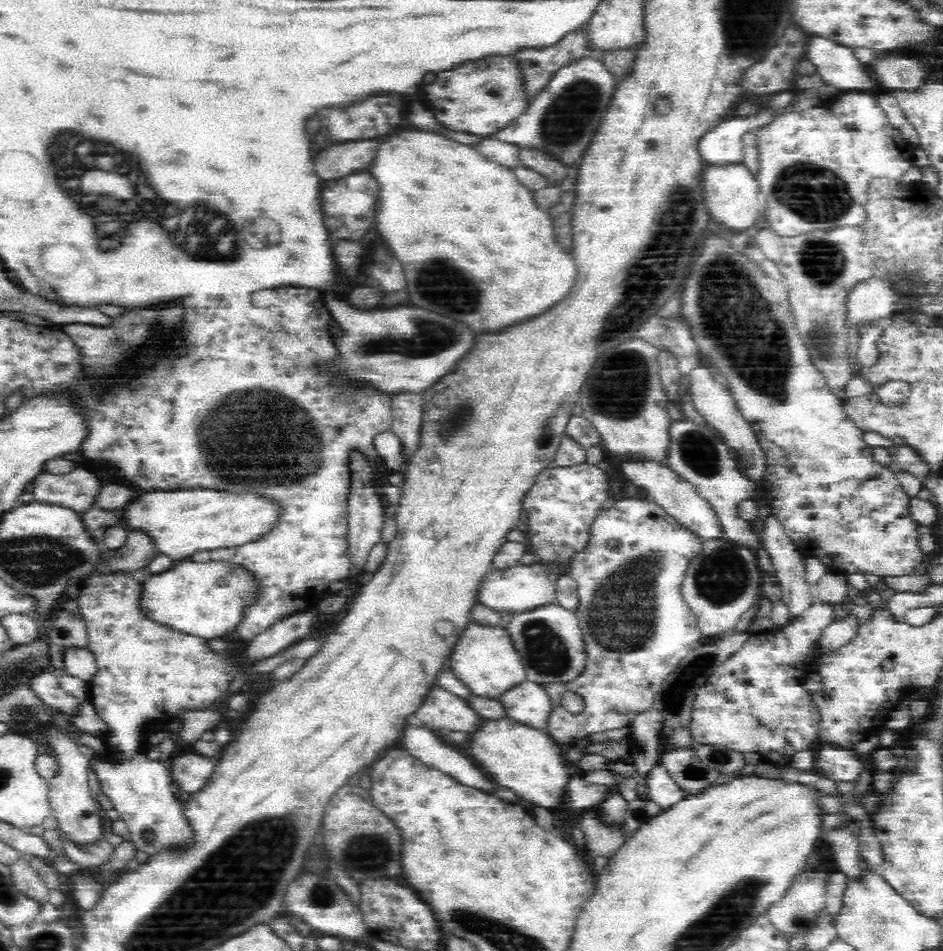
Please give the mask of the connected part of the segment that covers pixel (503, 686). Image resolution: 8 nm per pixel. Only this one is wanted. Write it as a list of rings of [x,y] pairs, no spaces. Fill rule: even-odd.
[[[470,623],[461,631],[457,644],[450,654],[450,668],[456,678],[468,686],[473,695],[487,699],[498,699],[504,692],[512,690],[526,681],[522,658],[516,650],[506,628],[478,626]]]

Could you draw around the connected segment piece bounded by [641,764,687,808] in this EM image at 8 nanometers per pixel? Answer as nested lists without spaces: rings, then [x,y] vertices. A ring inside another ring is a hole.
[[[660,764],[651,766],[641,783],[648,788],[649,798],[662,808],[668,808],[687,795],[666,768]]]

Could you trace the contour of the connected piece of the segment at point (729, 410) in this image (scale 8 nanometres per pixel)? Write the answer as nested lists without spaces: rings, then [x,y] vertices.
[[[698,364],[696,368],[689,371],[686,375],[690,379],[688,386],[695,409],[701,415],[704,415],[705,424],[717,434],[720,434],[729,448],[732,448],[736,452],[735,460],[737,461],[737,466],[740,466],[740,470],[750,480],[765,483],[769,466],[766,463],[767,458],[764,447],[756,439],[752,428],[746,423],[742,413],[736,407],[733,395],[728,393],[722,385],[716,383],[716,380],[712,379],[710,372]]]

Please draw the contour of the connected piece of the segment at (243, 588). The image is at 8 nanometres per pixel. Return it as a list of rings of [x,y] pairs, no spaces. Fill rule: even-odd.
[[[180,560],[170,570],[152,574],[144,581],[144,599],[140,605],[148,617],[210,640],[235,633],[254,604],[262,600],[262,594],[264,584],[254,569],[228,560]]]

